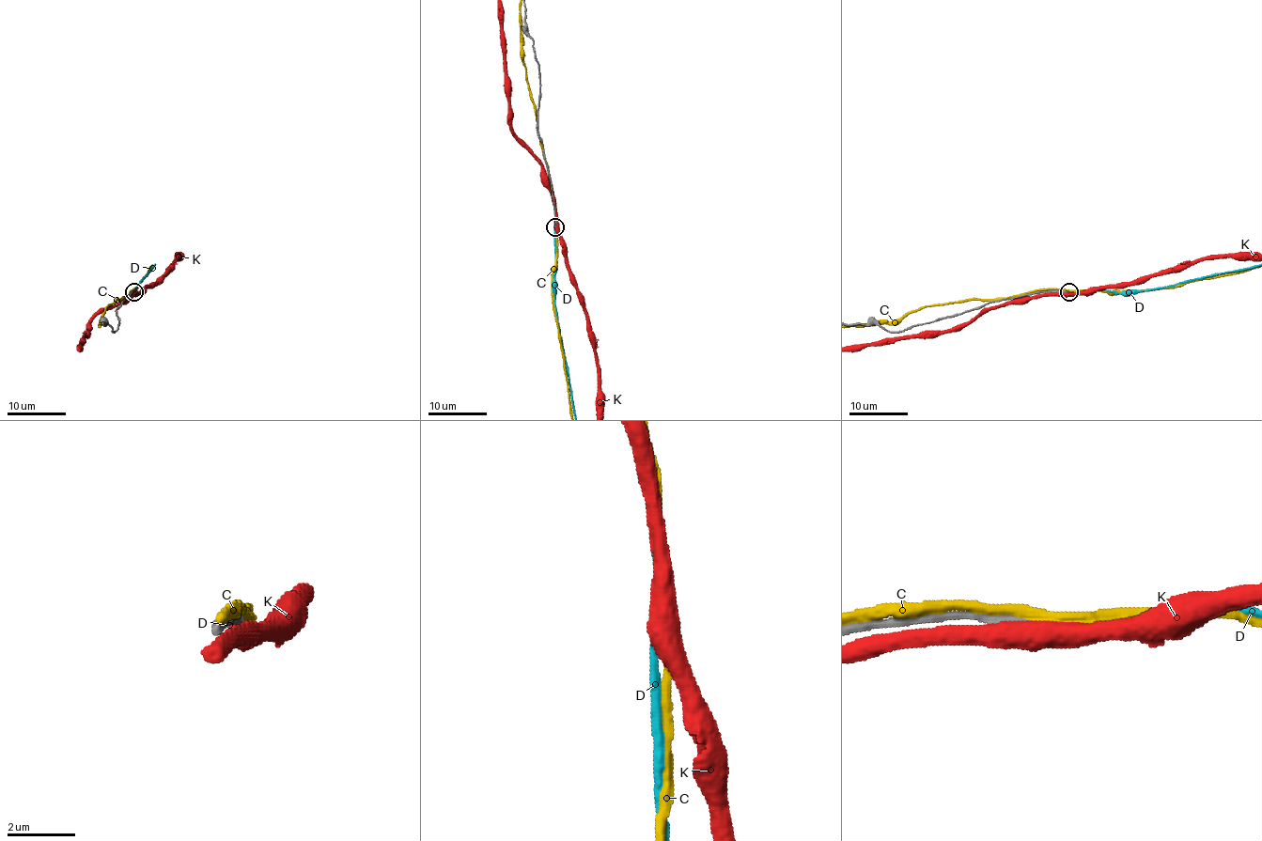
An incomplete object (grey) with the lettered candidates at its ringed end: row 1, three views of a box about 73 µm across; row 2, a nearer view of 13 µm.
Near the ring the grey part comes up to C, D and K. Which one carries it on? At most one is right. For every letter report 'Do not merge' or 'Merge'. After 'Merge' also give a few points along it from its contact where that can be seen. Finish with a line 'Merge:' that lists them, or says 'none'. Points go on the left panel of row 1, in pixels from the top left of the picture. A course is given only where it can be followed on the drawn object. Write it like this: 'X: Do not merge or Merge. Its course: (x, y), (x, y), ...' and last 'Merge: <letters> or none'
C: Do not merge
D: Merge
K: Do not merge
Merge: D

